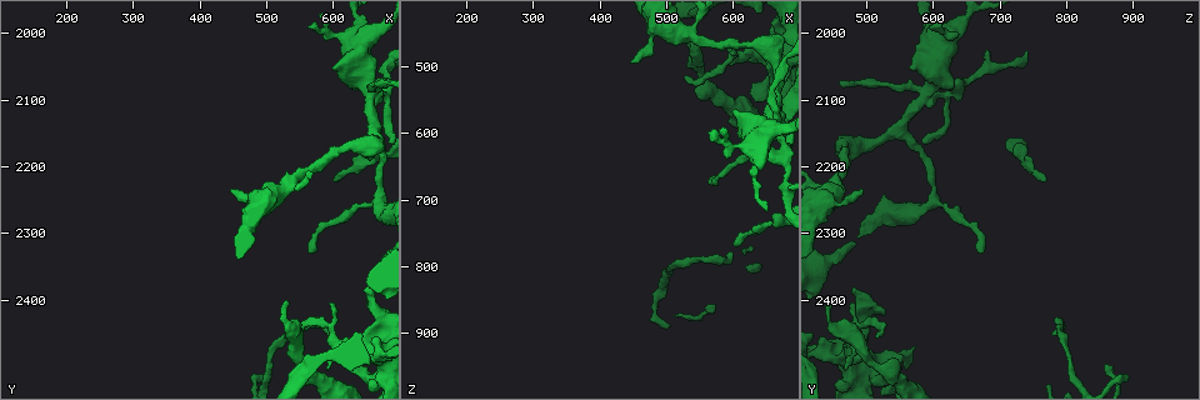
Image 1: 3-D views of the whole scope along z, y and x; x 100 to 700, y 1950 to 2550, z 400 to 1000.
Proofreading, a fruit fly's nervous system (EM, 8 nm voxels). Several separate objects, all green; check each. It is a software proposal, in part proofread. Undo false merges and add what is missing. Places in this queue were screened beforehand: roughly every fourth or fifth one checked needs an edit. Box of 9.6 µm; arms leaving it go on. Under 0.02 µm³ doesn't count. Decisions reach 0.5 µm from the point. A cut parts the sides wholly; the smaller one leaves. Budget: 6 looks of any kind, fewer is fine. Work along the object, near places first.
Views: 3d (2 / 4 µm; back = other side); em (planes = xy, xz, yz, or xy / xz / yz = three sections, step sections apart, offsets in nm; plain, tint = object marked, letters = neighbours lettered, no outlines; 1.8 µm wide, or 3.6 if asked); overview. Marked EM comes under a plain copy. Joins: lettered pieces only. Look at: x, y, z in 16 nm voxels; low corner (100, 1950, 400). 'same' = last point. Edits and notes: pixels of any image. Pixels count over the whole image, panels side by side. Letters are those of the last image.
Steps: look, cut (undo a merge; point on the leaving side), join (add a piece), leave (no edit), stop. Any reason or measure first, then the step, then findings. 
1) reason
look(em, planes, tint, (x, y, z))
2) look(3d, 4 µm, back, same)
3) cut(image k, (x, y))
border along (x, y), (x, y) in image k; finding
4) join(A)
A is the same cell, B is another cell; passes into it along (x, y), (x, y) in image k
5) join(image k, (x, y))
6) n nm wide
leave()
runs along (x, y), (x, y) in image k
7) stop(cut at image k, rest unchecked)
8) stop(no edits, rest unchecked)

free end
look(em, planes, letters, (445, 2235, 495))

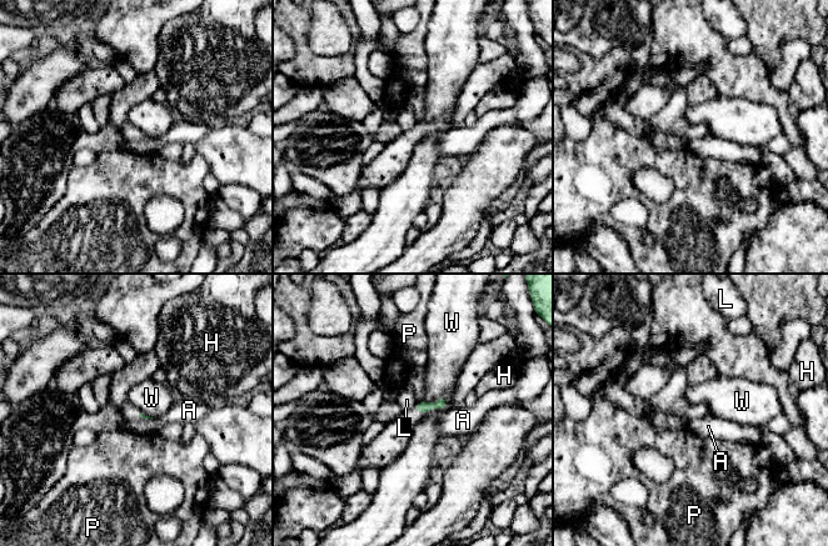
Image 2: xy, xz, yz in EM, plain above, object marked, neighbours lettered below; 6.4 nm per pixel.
leave()
A, H, L, P and W are other cells; border along (418, 401), (413, 407) in image 2; no lettered piece goes on from it

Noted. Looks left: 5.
sharp bend
look(em, planes, letters, (665, 2250, 600))

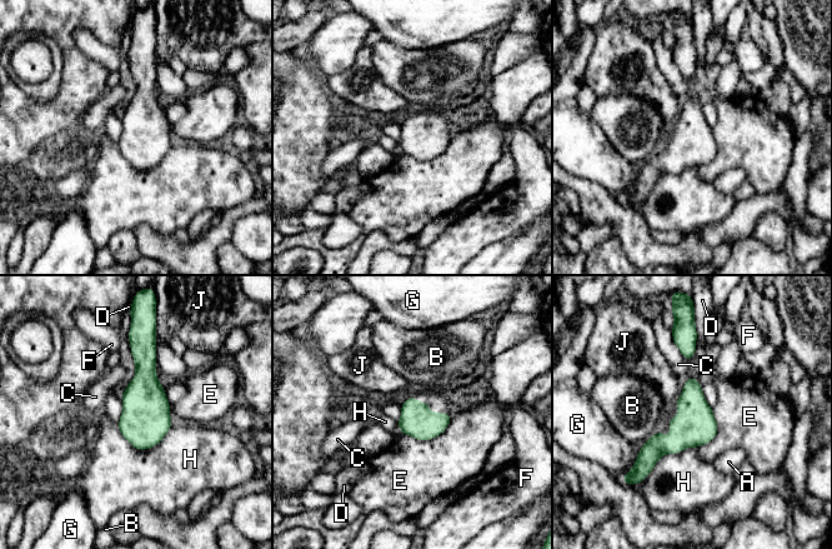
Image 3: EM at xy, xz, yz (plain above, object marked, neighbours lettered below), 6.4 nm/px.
H touches over 360 nm
leave()
A, B, C, D, E, F, G, H and J are other cells; border along (116, 425), (138, 449), (171, 427) in image 3; one cell here

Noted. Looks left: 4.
end of a long branch
look(3d, 2 µm, (605, 2220, 770))

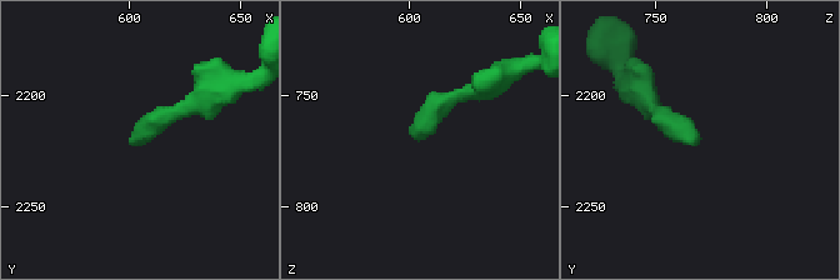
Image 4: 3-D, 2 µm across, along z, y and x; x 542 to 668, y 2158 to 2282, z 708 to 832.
need the tissue
look(em, planes, letters, (602, 2219, 770))

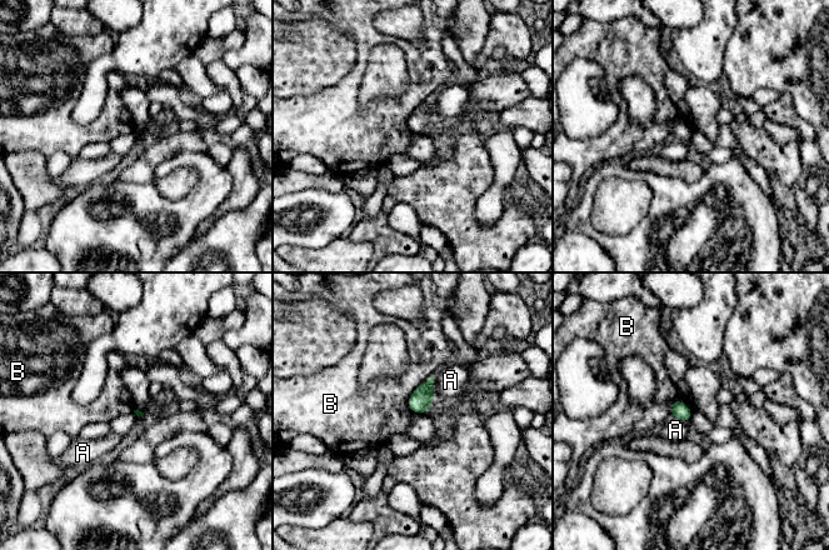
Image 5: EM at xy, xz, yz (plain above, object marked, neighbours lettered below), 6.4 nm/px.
leave()
A and B are other cells; border along (433, 374), (409, 396), (410, 410) in image 5; none of them fits

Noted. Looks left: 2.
stop(no edits, rest unchecked)

